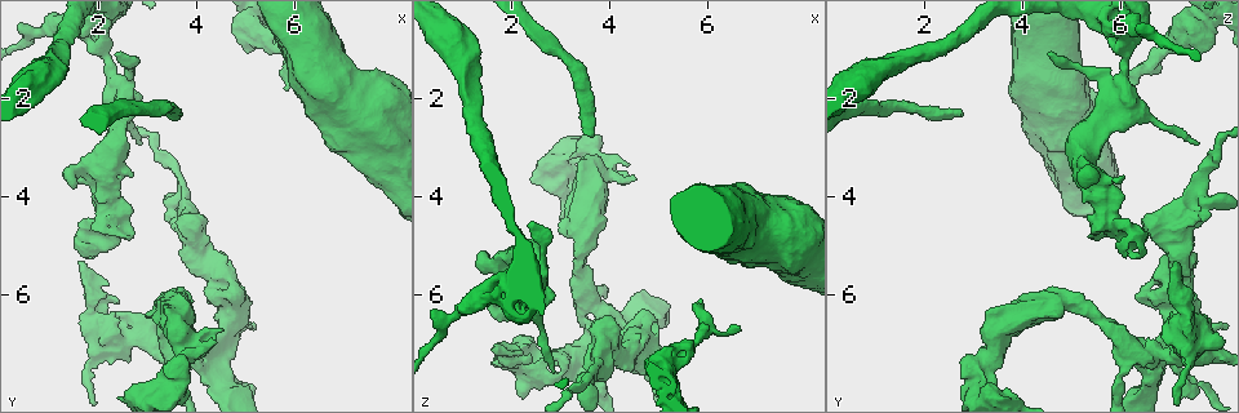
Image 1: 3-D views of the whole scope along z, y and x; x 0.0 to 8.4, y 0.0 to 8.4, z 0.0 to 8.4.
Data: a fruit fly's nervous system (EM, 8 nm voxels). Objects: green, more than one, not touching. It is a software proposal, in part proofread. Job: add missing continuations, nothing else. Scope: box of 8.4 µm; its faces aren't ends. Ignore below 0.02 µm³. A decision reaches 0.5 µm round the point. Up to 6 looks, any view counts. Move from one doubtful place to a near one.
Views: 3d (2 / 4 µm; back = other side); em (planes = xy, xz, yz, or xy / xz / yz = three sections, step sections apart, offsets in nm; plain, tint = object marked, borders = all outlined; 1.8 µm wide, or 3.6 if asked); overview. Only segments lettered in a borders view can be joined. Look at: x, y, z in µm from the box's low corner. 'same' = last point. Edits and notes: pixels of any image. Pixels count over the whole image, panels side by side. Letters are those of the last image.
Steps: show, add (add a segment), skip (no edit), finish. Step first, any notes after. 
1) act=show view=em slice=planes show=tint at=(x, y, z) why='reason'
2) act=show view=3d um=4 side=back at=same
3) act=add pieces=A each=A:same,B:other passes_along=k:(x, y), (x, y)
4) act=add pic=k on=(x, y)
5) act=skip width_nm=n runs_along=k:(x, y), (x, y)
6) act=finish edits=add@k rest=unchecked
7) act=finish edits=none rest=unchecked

act=show view=3d um=4 at=(5.85, 1.85, 6.15)

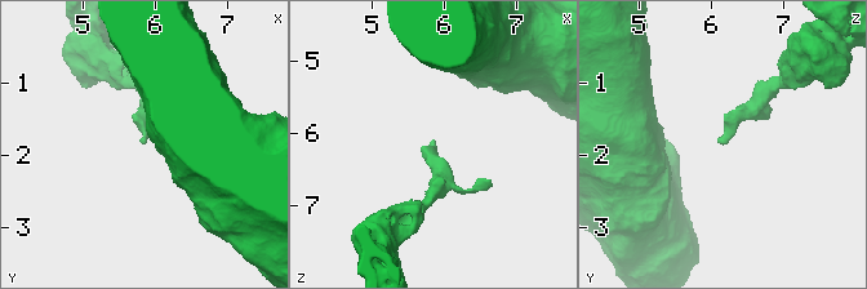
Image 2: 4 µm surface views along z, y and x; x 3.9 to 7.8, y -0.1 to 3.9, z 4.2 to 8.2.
act=show view=em slice=planes show=plain at=(5.80, 1.80, 6.15)

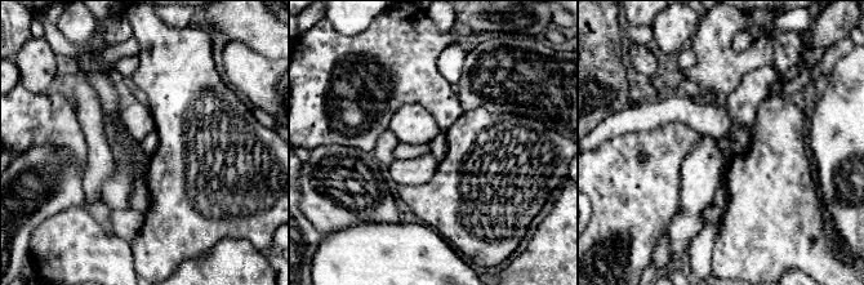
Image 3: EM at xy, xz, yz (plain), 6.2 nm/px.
act=show view=em slice=planes show=borders at=same

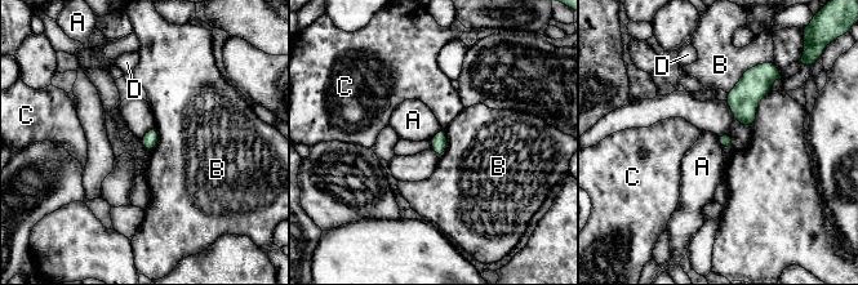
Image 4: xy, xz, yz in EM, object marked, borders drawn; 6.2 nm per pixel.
act=skip each=A:other,B:other,C:other,D:other border=4:(441, 128), (430, 141) found='none of them fits'

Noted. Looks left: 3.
act=show view=3d um=4 at=(3.65, 2.35, 2.80) why='end of a long branch'

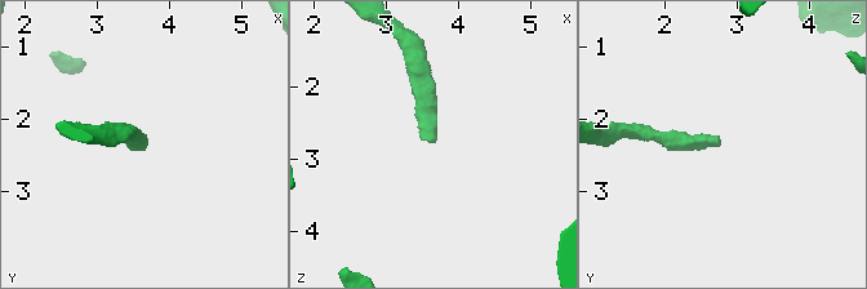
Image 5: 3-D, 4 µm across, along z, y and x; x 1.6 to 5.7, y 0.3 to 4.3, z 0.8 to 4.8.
act=show view=em slice=planes show=borders at=(3.65, 2.35, 2.75)

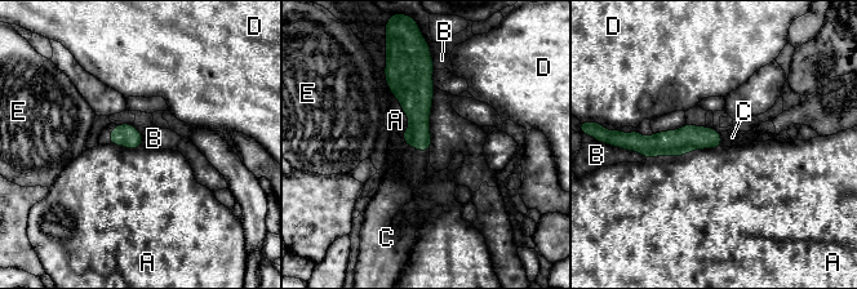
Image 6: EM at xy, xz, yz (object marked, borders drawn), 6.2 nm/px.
act=add pieces=C width_nm=140 each=A:other,B:other,C:same,D:other,E:other passes_along=6:(417, 110), (420, 150), (398, 183) found='the neuron continues'

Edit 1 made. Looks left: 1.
act=finish edits=add@6 rest=unchecked

